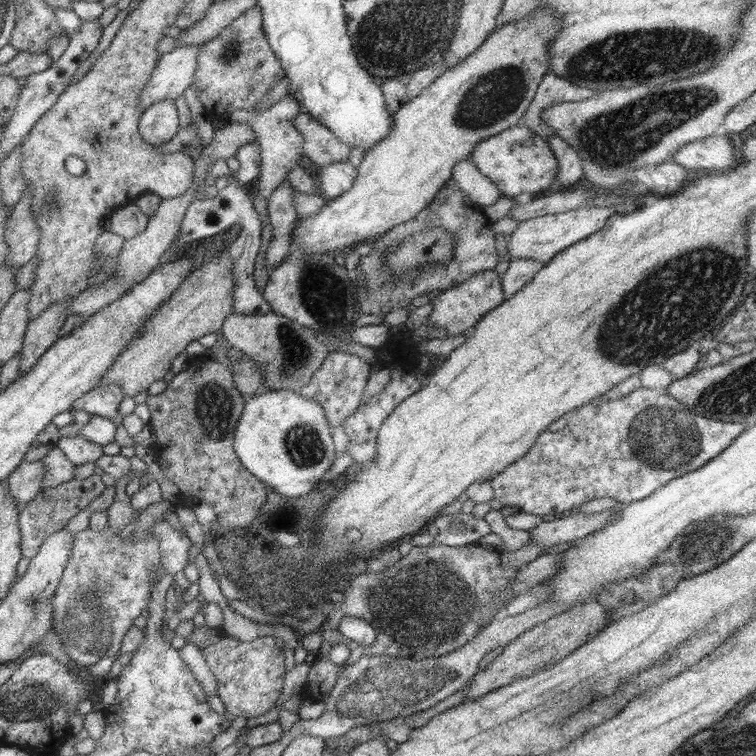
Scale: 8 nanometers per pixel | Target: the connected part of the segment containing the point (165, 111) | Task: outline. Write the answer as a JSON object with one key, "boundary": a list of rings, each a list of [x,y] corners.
{"boundary":[[[159,100],[141,111],[138,132],[153,146],[170,141],[178,130],[178,114],[174,100]]]}

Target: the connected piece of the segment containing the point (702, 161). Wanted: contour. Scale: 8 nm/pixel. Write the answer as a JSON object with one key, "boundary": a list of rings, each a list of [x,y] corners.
{"boundary":[[[714,134],[677,148],[671,154],[672,160],[687,170],[694,171],[716,170],[725,171],[735,168],[737,164],[734,148],[737,144],[731,143],[729,138]]]}

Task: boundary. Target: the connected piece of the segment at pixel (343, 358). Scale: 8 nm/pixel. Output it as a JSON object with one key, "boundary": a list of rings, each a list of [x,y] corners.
{"boundary":[[[340,351],[332,352],[332,355],[328,356],[321,366],[313,372],[309,382],[303,384],[299,394],[305,396],[306,399],[313,399],[321,405],[325,418],[332,429],[341,425],[341,422],[349,414],[353,414],[357,404],[361,402],[363,389],[365,389],[369,378],[370,367],[370,364],[363,362],[353,354]]]}

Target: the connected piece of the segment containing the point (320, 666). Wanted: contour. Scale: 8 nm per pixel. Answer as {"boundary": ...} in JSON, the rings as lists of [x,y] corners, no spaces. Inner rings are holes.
{"boundary":[[[400,541],[397,543],[397,551],[399,552],[399,555],[401,555],[401,558],[399,558],[399,560],[397,560],[397,562],[395,562],[395,564],[391,564],[391,566],[387,566],[387,568],[383,568],[383,570],[379,570],[379,572],[373,572],[373,570],[367,570],[357,576],[355,576],[354,578],[351,578],[348,582],[348,586],[346,588],[344,588],[343,594],[345,594],[345,598],[343,598],[343,600],[341,600],[341,602],[339,602],[339,604],[337,604],[337,606],[335,606],[335,610],[333,610],[333,612],[327,612],[324,614],[325,618],[324,620],[321,622],[321,624],[317,627],[317,630],[313,630],[314,631],[320,631],[320,634],[322,633],[322,641],[319,645],[318,651],[317,651],[317,656],[314,659],[313,663],[311,664],[311,666],[309,667],[309,672],[307,673],[307,682],[306,682],[306,686],[303,689],[303,692],[307,693],[308,696],[308,700],[313,700],[315,702],[317,701],[322,701],[324,702],[327,699],[327,696],[329,695],[330,689],[335,685],[335,680],[337,680],[337,674],[339,674],[339,671],[342,670],[342,666],[339,664],[334,664],[331,660],[330,660],[330,656],[329,656],[329,650],[331,648],[331,646],[335,646],[335,644],[340,644],[340,643],[344,643],[348,646],[349,648],[349,655],[348,658],[346,660],[346,664],[353,664],[357,659],[360,659],[361,656],[381,656],[381,654],[383,655],[387,655],[387,656],[391,656],[391,657],[401,657],[401,658],[407,658],[407,659],[411,659],[412,661],[415,660],[419,660],[421,658],[427,658],[427,657],[433,657],[433,656],[441,656],[441,654],[445,654],[447,652],[451,652],[452,650],[455,650],[455,648],[459,648],[460,646],[463,646],[463,644],[465,644],[465,642],[471,640],[471,638],[473,638],[473,636],[475,636],[475,633],[478,633],[481,629],[481,626],[485,626],[485,622],[487,622],[487,620],[489,620],[489,618],[491,618],[491,598],[493,598],[493,596],[495,596],[495,594],[497,594],[497,592],[505,592],[505,590],[507,590],[507,586],[509,586],[509,584],[511,584],[511,582],[513,582],[513,576],[515,576],[515,572],[517,572],[518,568],[517,567],[513,567],[513,568],[509,568],[509,567],[501,567],[501,559],[500,559],[500,553],[497,551],[494,551],[493,549],[486,549],[486,548],[481,548],[481,545],[476,544],[476,543],[469,543],[467,545],[461,545],[461,546],[443,546],[443,544],[439,544],[439,543],[435,543],[434,541],[429,543],[426,546],[412,546],[409,542],[404,542],[404,541]],[[343,616],[355,616],[355,618],[361,618],[363,620],[365,620],[365,622],[367,622],[367,624],[370,624],[374,629],[375,629],[375,640],[373,640],[373,644],[369,644],[369,646],[363,646],[363,644],[352,644],[351,642],[347,642],[347,640],[345,638],[343,638],[337,628],[338,628],[338,622],[341,620],[341,618],[343,618]]]}

